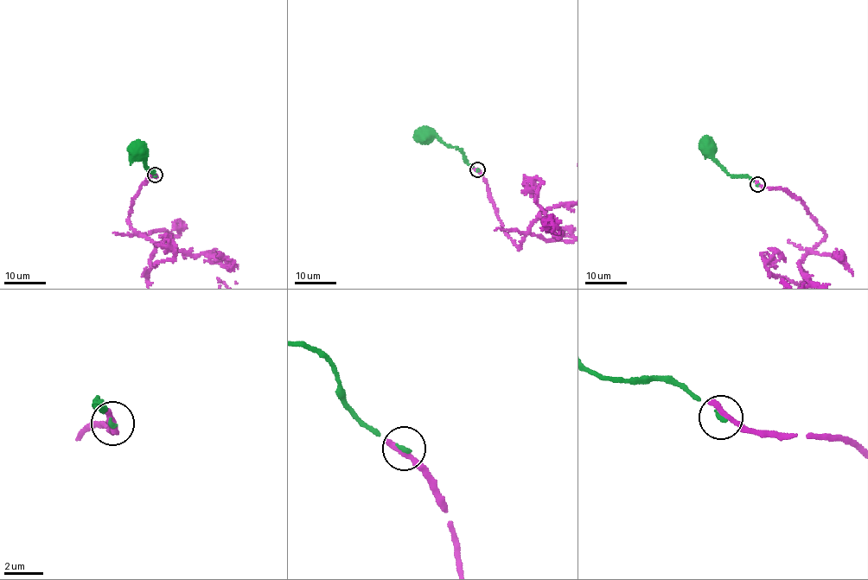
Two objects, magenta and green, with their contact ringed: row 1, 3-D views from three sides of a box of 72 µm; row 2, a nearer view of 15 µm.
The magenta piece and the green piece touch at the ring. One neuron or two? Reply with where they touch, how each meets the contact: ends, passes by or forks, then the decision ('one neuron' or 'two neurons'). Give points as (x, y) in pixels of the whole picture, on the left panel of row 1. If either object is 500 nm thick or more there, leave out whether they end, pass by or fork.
at (155, 175); magenta ends there; green ends there; two neurons

